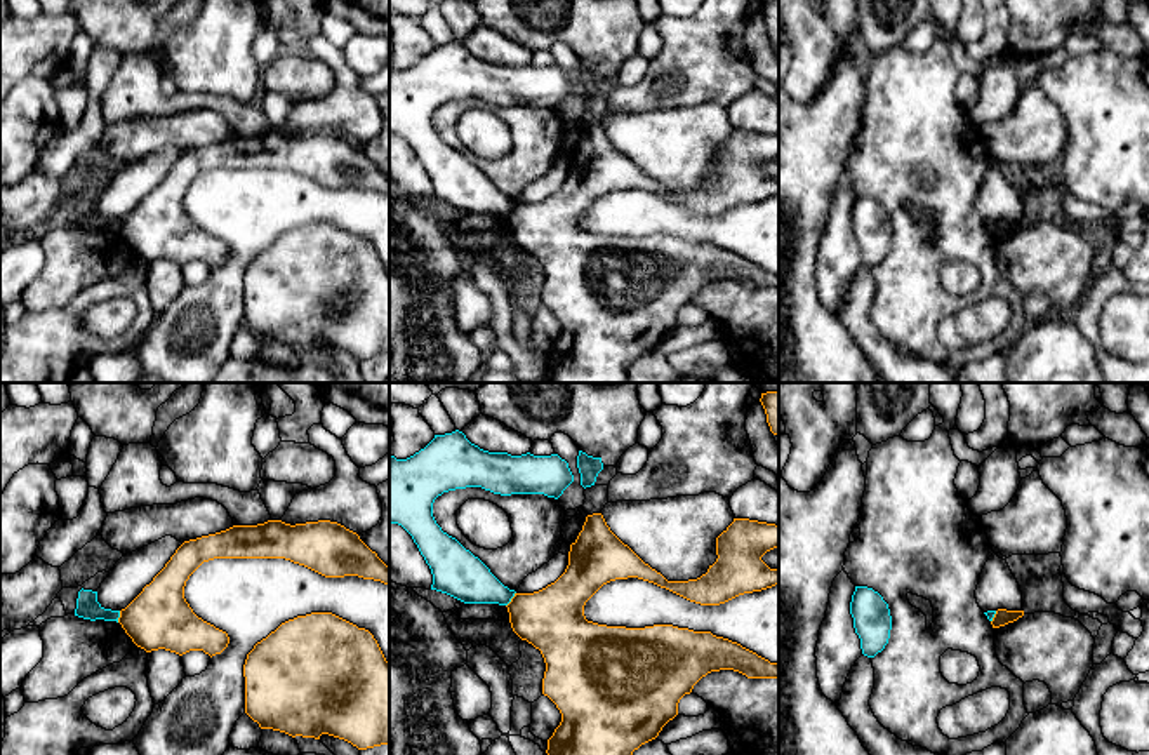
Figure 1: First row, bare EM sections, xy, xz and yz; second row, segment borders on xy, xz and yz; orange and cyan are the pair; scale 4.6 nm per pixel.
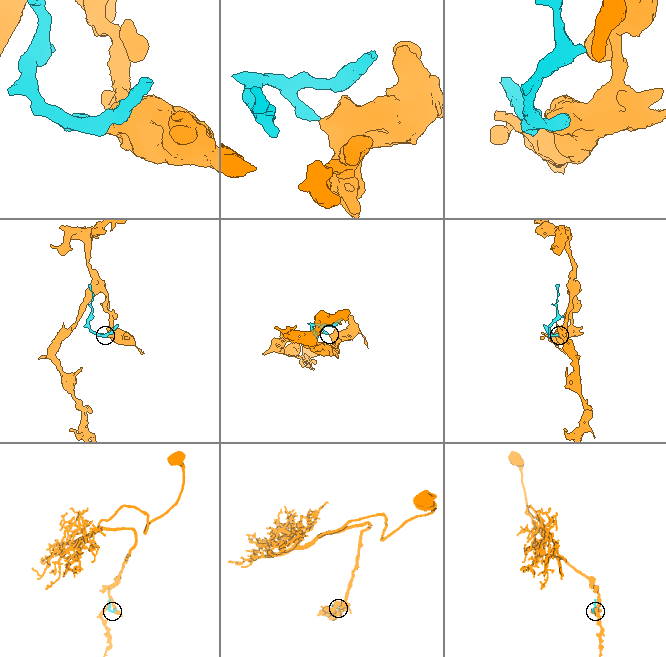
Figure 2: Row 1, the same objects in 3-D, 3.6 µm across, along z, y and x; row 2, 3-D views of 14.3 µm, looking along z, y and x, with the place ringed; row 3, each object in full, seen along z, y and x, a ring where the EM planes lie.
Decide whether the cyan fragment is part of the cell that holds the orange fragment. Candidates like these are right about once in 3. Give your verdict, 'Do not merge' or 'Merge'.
Do not merge

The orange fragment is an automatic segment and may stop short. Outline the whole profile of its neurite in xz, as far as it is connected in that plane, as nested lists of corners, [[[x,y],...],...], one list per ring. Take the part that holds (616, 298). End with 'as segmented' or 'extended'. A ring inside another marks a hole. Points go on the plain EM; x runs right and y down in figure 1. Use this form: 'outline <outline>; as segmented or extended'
outline [[[601,124],[588,125],[582,141],[570,155],[565,183],[539,202],[515,204],[506,216],[513,242],[541,261],[546,273],[542,304],[561,324],[560,336],[548,350],[549,383],[631,383],[628,372],[633,362],[659,346],[662,337],[678,325],[680,310],[690,304],[694,296],[711,282],[734,280],[747,289],[779,289],[777,273],[770,273],[741,254],[716,247],[711,242],[694,242],[673,235],[645,238],[607,237],[588,231],[584,226],[586,212],[603,195],[615,190],[638,188],[701,216],[720,216],[739,205],[772,198],[779,195],[779,181],[770,179],[761,167],[774,158],[779,158],[779,136],[734,129],[716,148],[718,169],[706,184],[688,191],[667,191],[610,141]]]; as segmented

